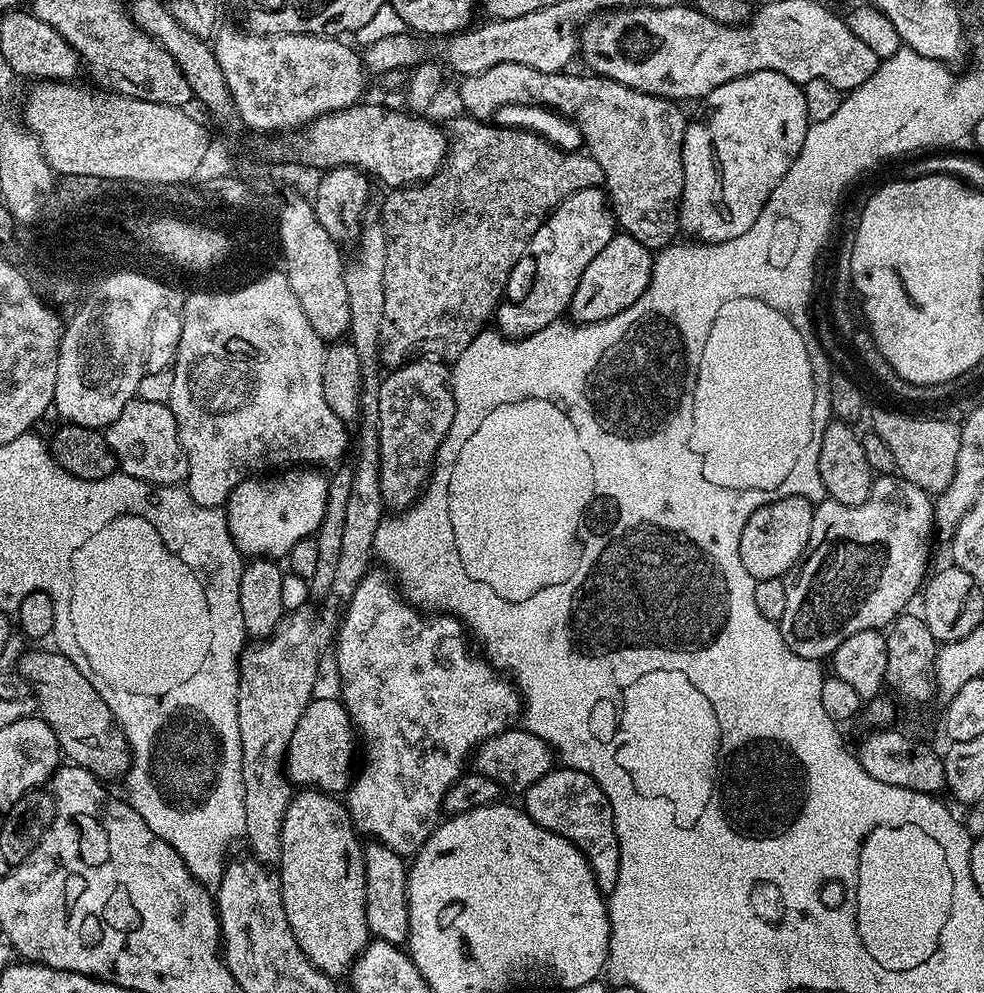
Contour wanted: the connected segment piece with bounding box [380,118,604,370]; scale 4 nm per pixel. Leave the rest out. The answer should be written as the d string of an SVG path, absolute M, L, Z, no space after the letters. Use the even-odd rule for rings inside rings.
M463 118L464 120L456 120L452 124L452 136L450 132L450 143L446 148L446 155L443 157L441 166L439 170L434 173L429 180L424 181L423 184L419 186L405 186L399 190L392 190L387 193L388 201L384 204L384 216L382 215L382 223L384 228L384 233L387 236L386 244L386 256L385 256L385 266L384 266L384 281L383 286L385 288L385 314L382 318L381 332L380 332L380 363L385 369L391 370L393 368L400 367L401 364L407 364L409 360L417 356L420 358L435 358L441 362L454 362L462 354L462 350L466 350L466 346L470 346L470 342L474 342L474 338L479 334L479 332L485 331L487 322L489 323L490 317L495 313L496 309L500 307L502 301L505 299L504 291L508 288L508 279L512 276L512 271L516 268L516 259L520 255L525 255L526 245L531 241L532 235L534 235L537 230L542 227L545 220L547 220L548 215L555 210L555 208L560 205L567 196L574 194L582 190L583 188L595 188L604 179L602 170L598 166L598 162L593 160L591 155L585 154L583 151L580 152L563 152L560 148L555 148L548 140L543 140L540 136L535 136L532 132L523 132L520 128L495 128L495 123L485 122L482 120L474 120L471 118Z

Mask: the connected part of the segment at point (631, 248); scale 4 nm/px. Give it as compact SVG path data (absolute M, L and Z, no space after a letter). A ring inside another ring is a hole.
M627 234L613 235L598 258L594 258L590 266L586 266L586 274L582 274L578 290L574 290L570 307L571 319L576 324L593 324L634 306L634 302L638 302L638 298L642 298L642 294L648 289L653 259L653 253L634 237Z

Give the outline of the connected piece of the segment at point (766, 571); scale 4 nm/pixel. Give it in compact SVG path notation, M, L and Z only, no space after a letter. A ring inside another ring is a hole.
M782 496L763 504L744 522L740 535L740 557L742 566L752 575L753 580L787 577L799 564L810 542L813 501L807 496Z

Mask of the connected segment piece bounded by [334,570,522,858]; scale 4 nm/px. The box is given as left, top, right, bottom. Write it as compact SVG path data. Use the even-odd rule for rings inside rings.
M374 570L367 573L360 584L352 590L351 597L347 601L347 604L349 603L348 614L345 618L343 615L338 626L338 637L334 642L334 649L336 648L334 663L337 667L339 683L342 685L342 703L351 714L357 733L363 737L364 769L361 772L359 769L358 775L351 781L350 787L347 789L346 807L352 815L353 825L365 837L368 835L368 838L371 838L375 843L390 846L390 850L394 850L399 856L411 858L426 842L426 838L430 838L430 834L436 829L437 824L441 823L446 794L450 790L450 786L454 786L454 782L465 775L464 759L467 756L469 759L475 753L477 744L482 743L483 740L488 740L491 736L497 736L498 733L509 727L511 720L508 719L515 712L517 715L521 711L522 697L514 687L513 681L501 675L497 669L488 663L487 659L475 660L472 657L472 652L468 649L469 637L466 635L466 629L455 616L440 614L435 618L425 618L404 599L398 591L397 585L390 579L389 573L384 570L379 571L375 572Z

